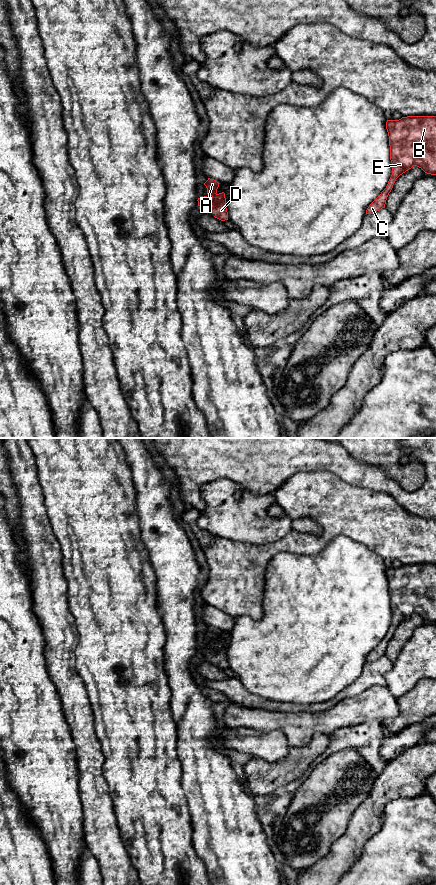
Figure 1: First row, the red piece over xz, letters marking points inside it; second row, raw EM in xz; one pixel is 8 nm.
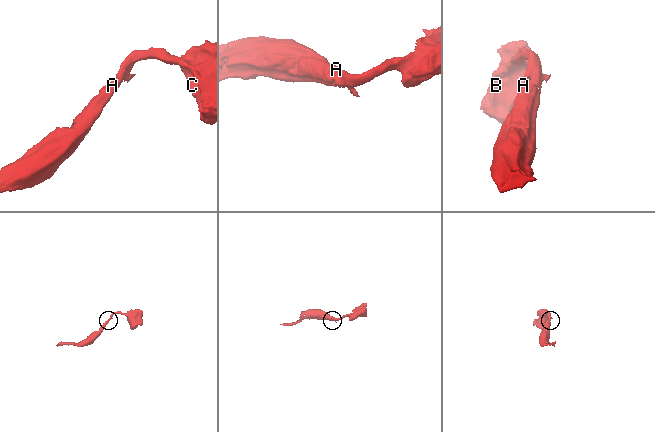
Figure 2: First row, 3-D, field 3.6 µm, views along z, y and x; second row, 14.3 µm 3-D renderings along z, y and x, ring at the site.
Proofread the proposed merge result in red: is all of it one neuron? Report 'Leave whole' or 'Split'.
Leave whole

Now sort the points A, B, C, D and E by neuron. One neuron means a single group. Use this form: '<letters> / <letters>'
A B C D E

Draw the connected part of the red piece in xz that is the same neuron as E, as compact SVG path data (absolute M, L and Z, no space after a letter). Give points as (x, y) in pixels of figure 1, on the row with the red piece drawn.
M407 116L387 120L392 175L386 188L369 205L366 214L385 208L396 179L413 166L436 175L436 116Z

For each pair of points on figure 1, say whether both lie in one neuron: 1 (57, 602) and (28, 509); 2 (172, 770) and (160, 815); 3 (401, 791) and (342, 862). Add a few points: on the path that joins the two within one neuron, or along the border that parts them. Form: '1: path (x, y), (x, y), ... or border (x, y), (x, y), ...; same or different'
1: path (47, 579), (45, 555), (37, 532); same
2: path (168, 781), (168, 799), (164, 804); same
3: path (381, 800), (369, 812), (366, 821), (352, 842); same

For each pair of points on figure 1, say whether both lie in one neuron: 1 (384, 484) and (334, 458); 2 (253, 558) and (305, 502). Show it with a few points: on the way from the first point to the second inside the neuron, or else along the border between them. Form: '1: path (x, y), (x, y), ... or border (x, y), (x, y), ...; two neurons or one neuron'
1: path (372, 477), (355, 473), (346, 467); one neuron
2: path (278, 546), (314, 543), (324, 533), (324, 527); one neuron

